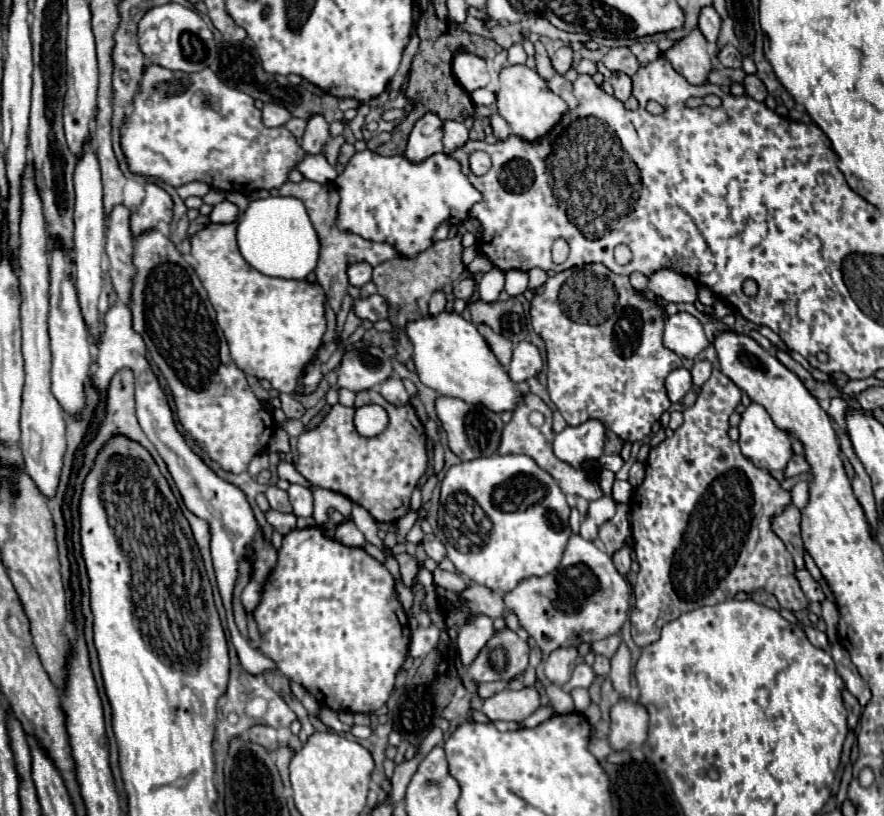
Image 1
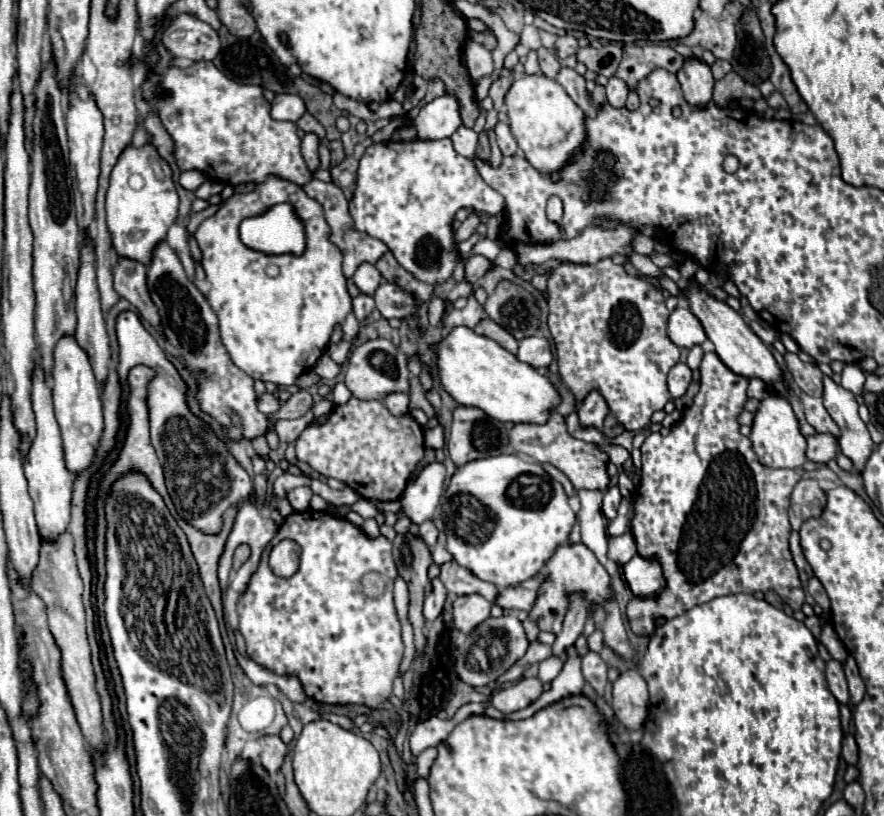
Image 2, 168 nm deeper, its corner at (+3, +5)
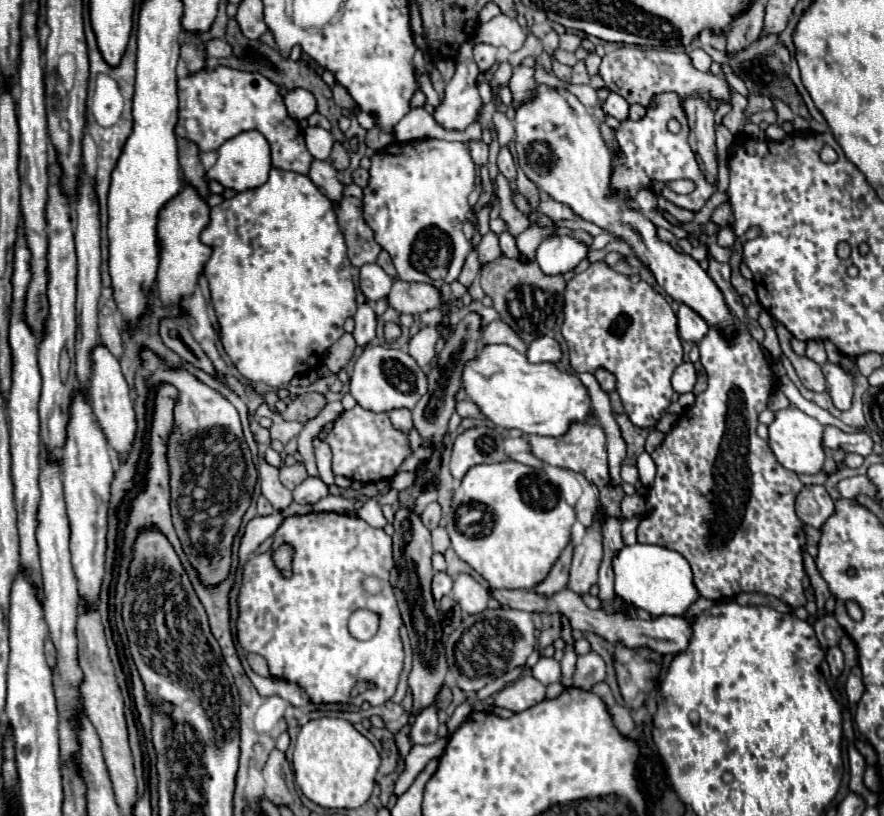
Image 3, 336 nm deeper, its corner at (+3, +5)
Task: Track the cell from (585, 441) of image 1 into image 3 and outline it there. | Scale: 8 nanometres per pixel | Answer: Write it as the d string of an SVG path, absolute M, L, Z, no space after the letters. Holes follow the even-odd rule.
M596 370L596 372L594 372L594 376L596 376L596 380L600 382L602 390L612 392L612 390L616 388L616 378L614 378L614 374L610 374L608 370Z

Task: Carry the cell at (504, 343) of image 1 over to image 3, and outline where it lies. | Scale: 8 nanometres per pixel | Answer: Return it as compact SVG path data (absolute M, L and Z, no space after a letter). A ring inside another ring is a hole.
M494 320L482 330L482 344L508 344L520 354L528 350L526 342L522 342L522 338L518 338L518 334L514 334L514 330L510 330L502 320Z

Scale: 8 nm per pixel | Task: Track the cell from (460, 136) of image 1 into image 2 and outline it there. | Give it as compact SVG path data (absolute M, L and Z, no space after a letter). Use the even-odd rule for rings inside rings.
M460 126L460 128L458 128L450 138L452 138L454 150L456 150L460 156L466 156L466 158L474 158L474 156L476 156L478 134L476 134L472 128Z

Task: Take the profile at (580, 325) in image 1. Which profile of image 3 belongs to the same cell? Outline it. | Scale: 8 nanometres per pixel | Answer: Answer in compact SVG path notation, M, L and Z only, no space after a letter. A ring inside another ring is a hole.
M606 262L590 264L588 270L576 274L568 280L566 286L566 306L564 306L564 324L562 336L568 342L570 352L570 366L576 374L580 372L596 372L598 368L610 370L618 384L616 390L622 398L624 410L634 426L638 428L654 428L660 420L662 412L672 402L672 372L676 366L682 364L682 342L678 336L678 322L676 314L672 312L670 304L664 296L660 296L650 284L644 280L632 282L628 276L614 272Z

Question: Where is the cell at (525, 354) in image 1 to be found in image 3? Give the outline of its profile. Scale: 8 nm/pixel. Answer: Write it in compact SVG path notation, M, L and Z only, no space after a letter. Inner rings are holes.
M542 336L530 344L526 356L530 362L558 362L562 358L562 350L554 338Z

